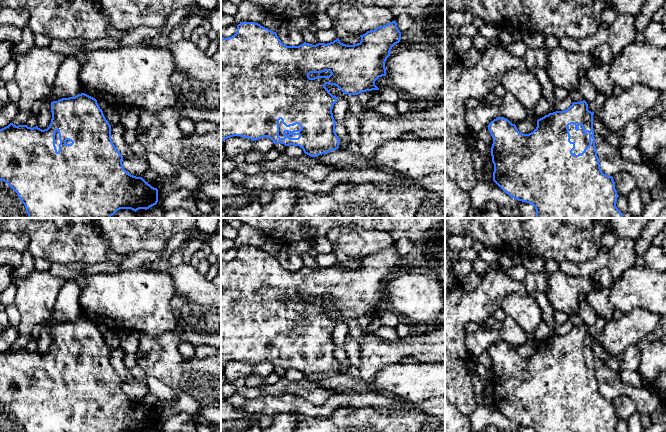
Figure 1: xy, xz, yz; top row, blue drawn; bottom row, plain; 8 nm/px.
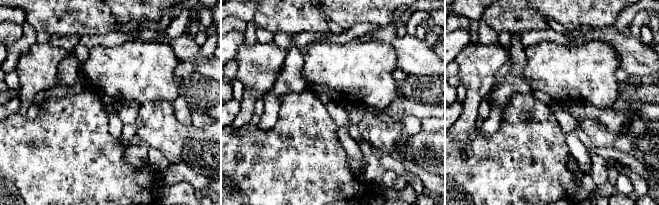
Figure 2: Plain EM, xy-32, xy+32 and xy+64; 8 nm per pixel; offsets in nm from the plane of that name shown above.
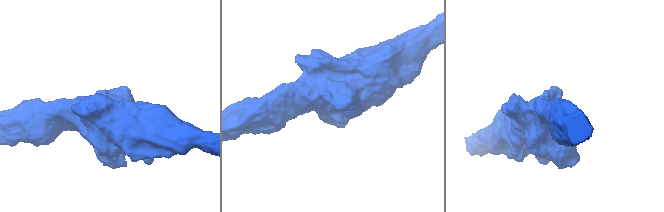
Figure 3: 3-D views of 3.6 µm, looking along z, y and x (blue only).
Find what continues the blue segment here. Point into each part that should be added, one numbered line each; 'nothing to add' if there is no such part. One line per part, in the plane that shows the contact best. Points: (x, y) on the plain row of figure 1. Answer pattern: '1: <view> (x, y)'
1: yz (581, 364)

